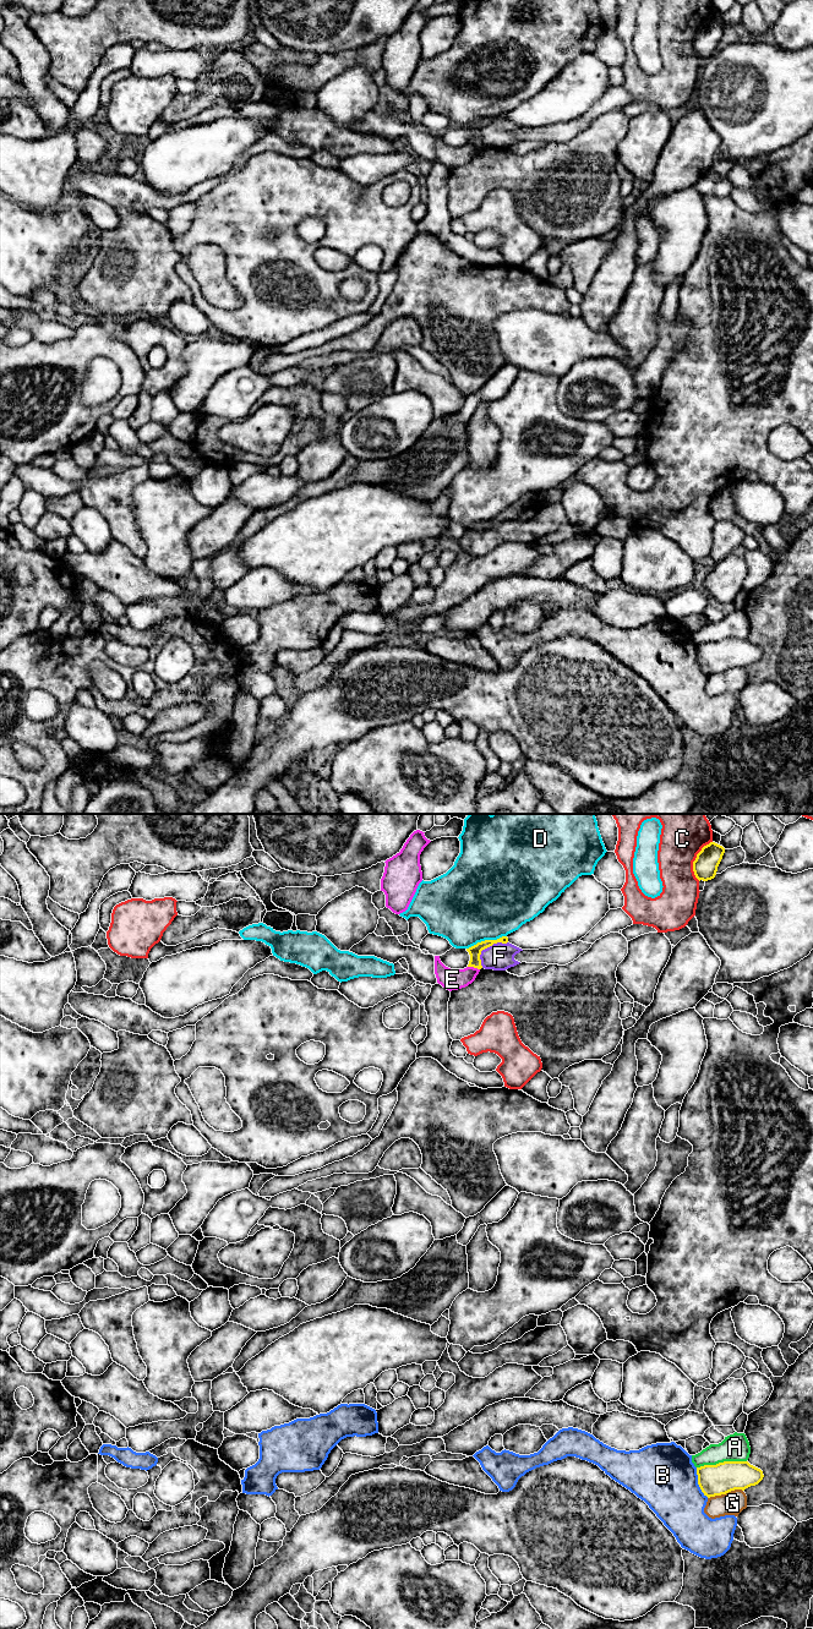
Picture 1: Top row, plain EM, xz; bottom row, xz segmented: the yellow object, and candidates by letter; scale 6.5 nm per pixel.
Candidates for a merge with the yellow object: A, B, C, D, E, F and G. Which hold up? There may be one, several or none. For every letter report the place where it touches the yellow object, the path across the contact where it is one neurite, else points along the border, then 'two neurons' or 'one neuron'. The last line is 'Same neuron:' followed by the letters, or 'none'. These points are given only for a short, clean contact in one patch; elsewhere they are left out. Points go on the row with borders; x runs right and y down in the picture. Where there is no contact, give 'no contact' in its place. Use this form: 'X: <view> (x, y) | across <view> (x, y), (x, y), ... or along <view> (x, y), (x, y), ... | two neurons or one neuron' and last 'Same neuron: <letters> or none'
A: xz (721, 1463) | two neurons
B: xz (698, 1482) | two neurons
C: xz (696, 859) | two neurons
D: xz (486, 940) | two neurons
E: xz (474, 967) | along xz (468, 966), (479, 969) | two neurons
F: xz (486, 947) | two neurons
G: xz (725, 1493) | two neurons
Same neuron: none

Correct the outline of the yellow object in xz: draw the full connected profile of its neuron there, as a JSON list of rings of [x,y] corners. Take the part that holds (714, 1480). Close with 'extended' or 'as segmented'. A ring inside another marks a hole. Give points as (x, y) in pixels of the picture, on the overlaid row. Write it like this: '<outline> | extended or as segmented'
[[[724,1461],[697,1467],[698,1485],[708,1498],[758,1485],[763,1471],[748,1461]]] | as segmented

